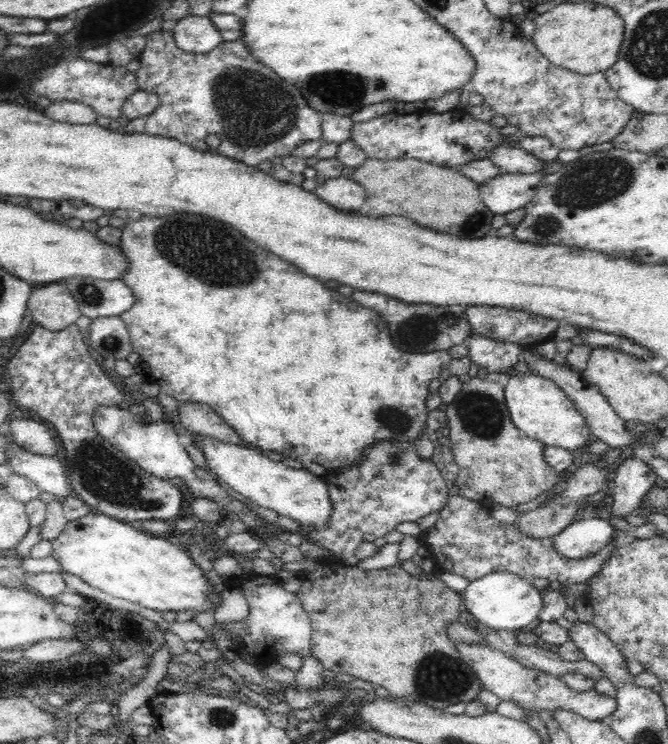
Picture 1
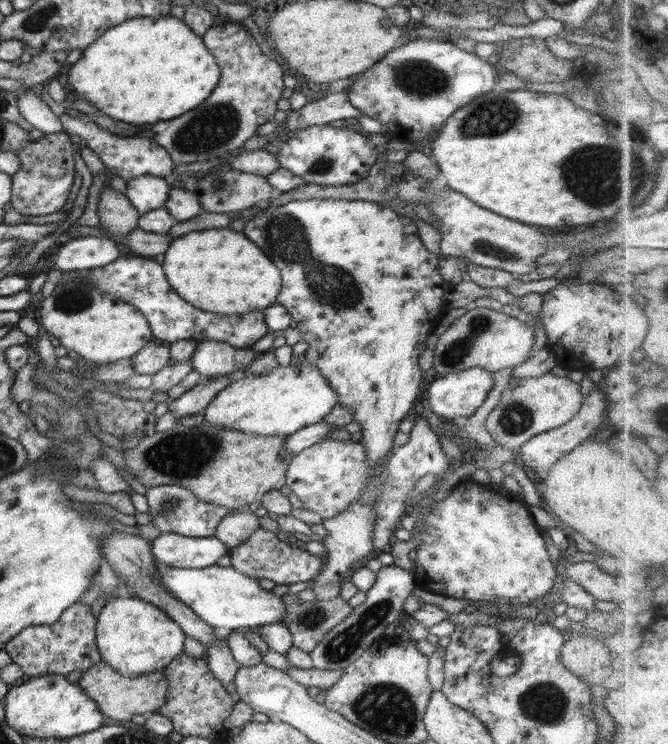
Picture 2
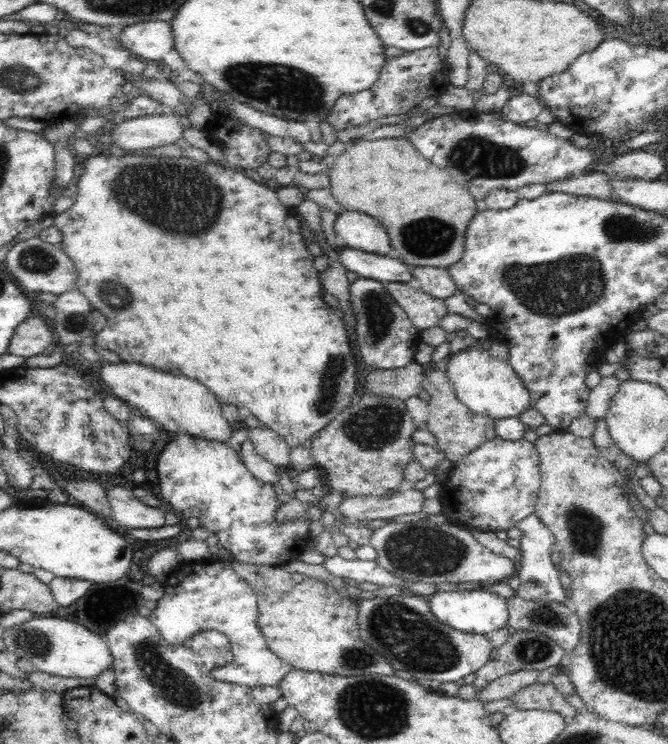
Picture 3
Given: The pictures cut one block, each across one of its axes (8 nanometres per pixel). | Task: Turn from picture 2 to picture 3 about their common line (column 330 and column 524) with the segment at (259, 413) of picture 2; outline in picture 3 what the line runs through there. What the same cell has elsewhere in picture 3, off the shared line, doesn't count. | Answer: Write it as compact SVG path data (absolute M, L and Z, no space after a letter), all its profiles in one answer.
M470 348L451 353L445 372L448 374L452 389L456 391L457 399L474 414L494 419L512 418L530 407L529 393L509 362L500 360L488 350Z

